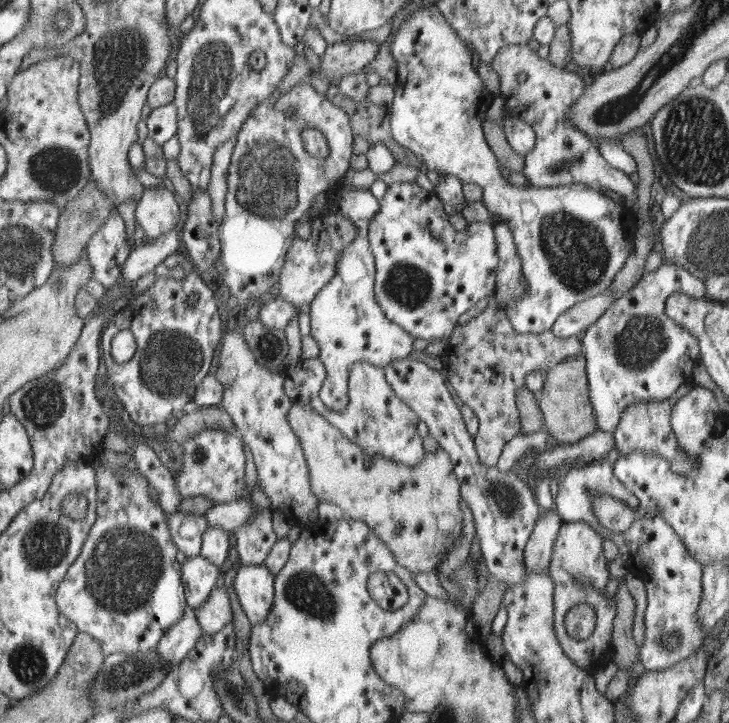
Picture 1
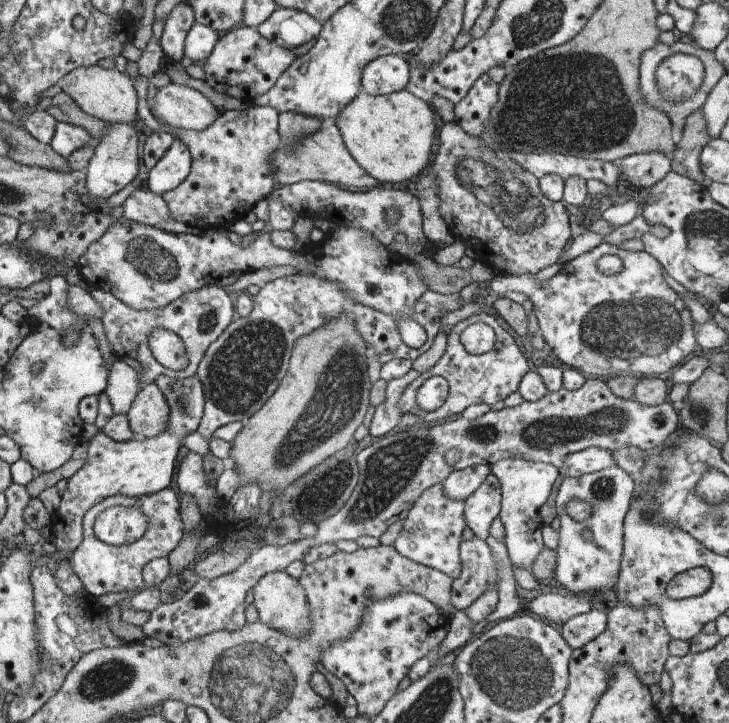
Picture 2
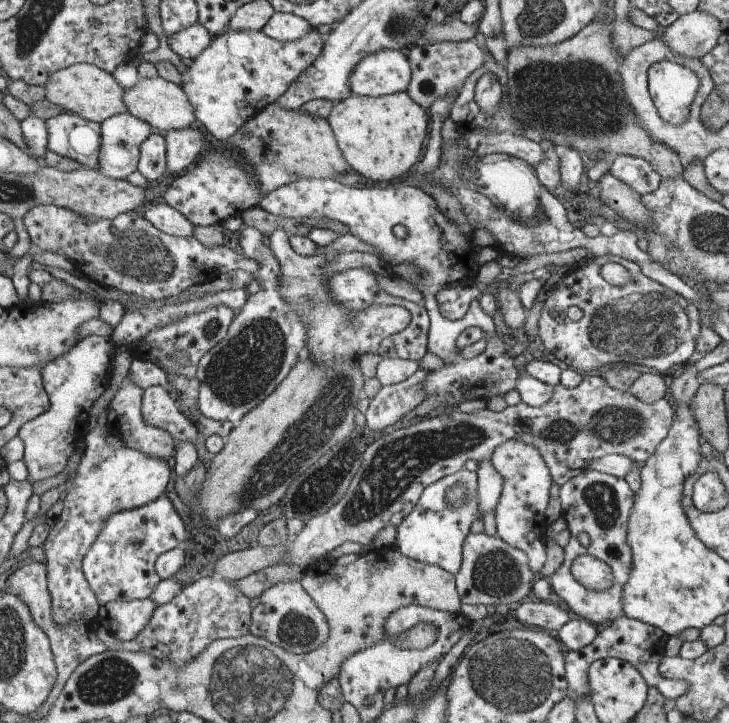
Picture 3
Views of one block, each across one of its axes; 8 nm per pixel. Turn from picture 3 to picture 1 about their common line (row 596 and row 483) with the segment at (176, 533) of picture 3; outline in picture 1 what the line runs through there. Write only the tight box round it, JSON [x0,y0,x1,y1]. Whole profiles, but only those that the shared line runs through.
[55,456,186,657]

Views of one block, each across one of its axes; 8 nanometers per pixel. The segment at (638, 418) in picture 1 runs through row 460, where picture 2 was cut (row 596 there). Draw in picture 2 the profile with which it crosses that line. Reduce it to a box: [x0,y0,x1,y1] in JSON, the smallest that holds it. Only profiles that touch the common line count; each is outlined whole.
[666,567,711,599]

